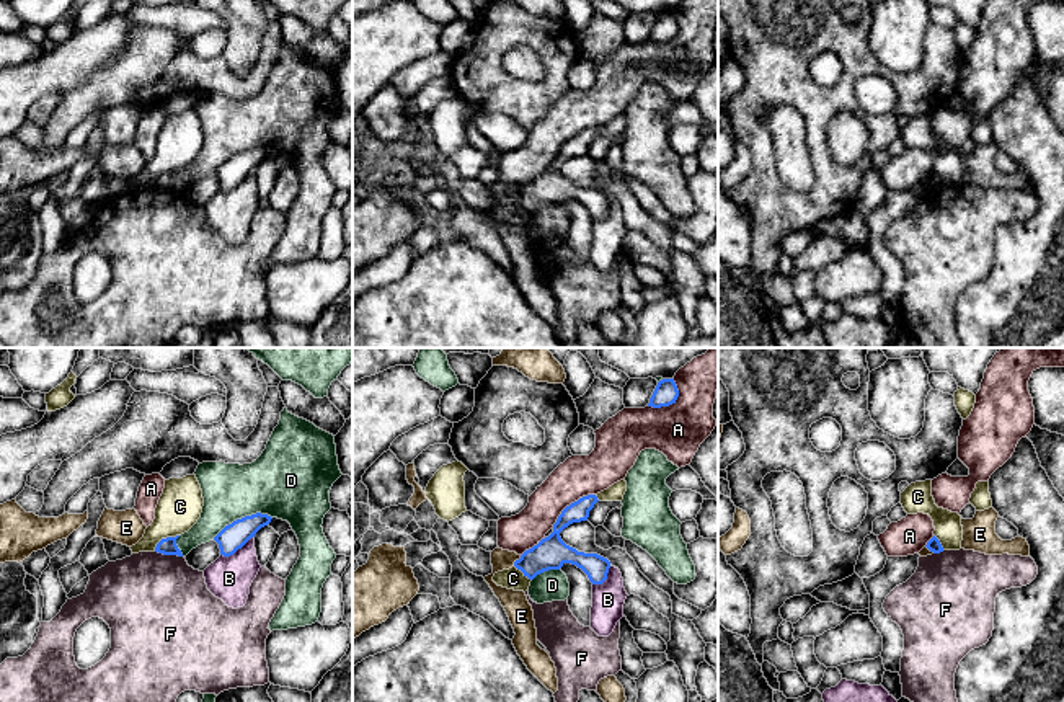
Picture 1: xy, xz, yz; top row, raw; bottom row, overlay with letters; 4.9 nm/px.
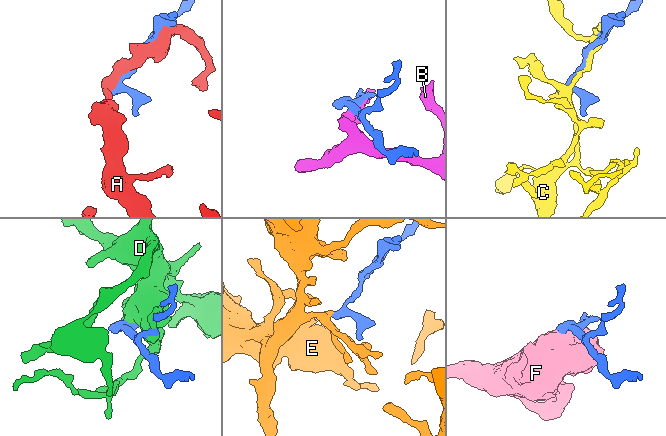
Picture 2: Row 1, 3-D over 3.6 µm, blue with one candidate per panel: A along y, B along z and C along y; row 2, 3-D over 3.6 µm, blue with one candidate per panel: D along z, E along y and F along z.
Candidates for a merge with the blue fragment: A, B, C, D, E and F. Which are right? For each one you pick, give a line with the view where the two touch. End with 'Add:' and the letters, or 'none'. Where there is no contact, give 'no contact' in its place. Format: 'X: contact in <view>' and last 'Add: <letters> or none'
Add: none

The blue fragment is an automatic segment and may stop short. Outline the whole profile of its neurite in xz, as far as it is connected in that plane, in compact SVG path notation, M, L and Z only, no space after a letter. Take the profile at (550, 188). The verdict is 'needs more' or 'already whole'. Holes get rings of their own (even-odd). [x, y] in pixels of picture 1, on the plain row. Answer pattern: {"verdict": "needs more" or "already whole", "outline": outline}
{"verdict": "already whole", "outline": "M587 129L566 140L553 158L553 167L537 180L525 184L514 201L529 214L548 204L560 204L565 198L581 202L592 219L602 219L607 214L610 196L597 188L584 188L566 180L560 167L573 157L587 155L589 145L597 137L596 129Z"}

